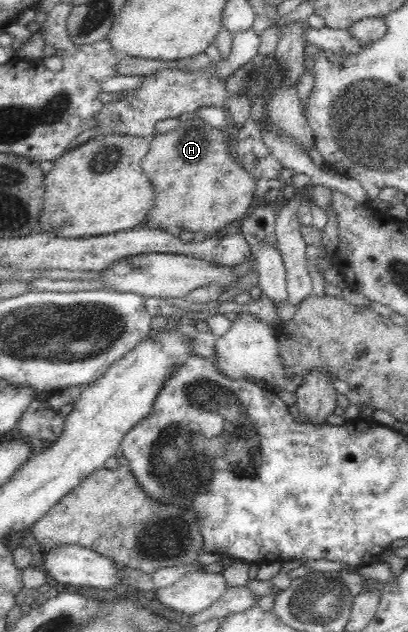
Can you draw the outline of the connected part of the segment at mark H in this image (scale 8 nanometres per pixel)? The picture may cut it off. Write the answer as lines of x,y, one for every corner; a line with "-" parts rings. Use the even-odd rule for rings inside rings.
197,115
180,121
170,132
156,134
150,139
150,151
143,157
141,168
154,186
155,200
145,221
158,229
164,229
174,235
180,231
203,231
207,236
214,235
216,229
222,229
230,223
240,221
248,215
250,205
256,200
256,179
250,176
234,156
226,155
224,136
219,128
213,127

